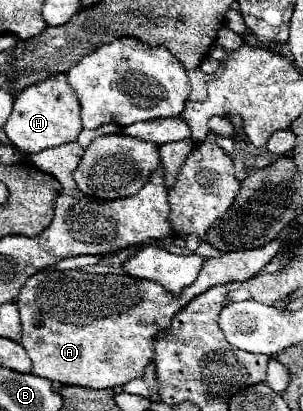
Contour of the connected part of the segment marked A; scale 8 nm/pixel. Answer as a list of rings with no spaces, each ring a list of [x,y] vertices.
[[[276,238],[254,250],[206,258],[200,276],[194,284],[184,288],[180,298],[172,296],[156,282],[136,280],[126,274],[102,276],[78,270],[40,270],[26,280],[16,298],[22,318],[20,344],[32,360],[32,374],[64,386],[98,390],[140,378],[152,360],[154,336],[170,326],[170,320],[178,310],[212,286],[244,282],[256,276],[282,246],[282,238]]]

